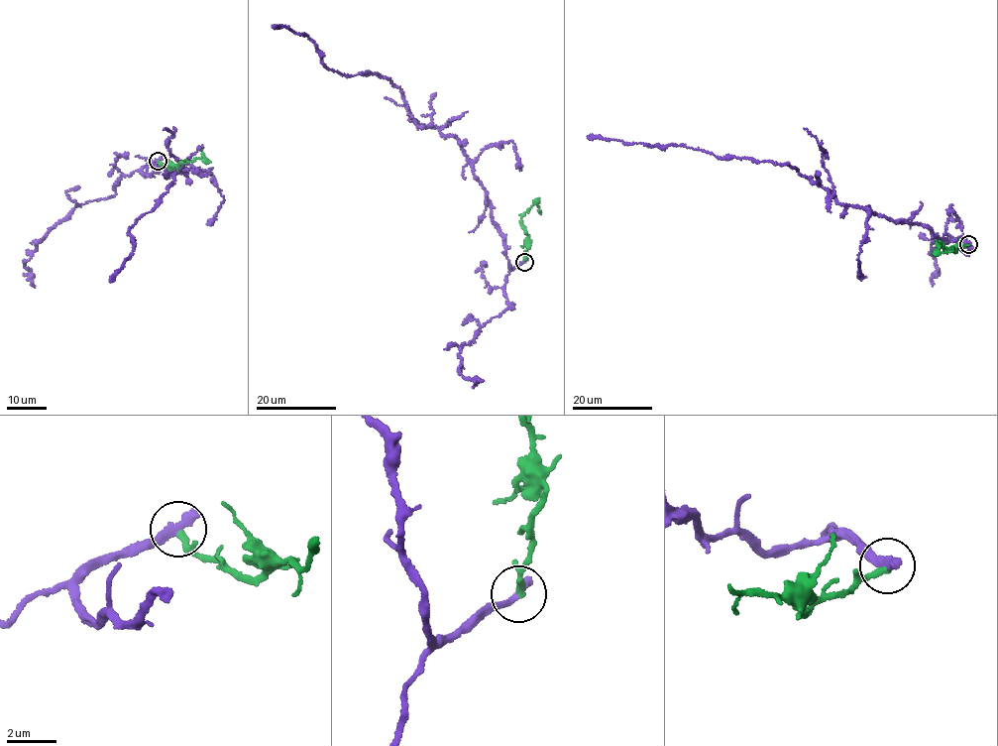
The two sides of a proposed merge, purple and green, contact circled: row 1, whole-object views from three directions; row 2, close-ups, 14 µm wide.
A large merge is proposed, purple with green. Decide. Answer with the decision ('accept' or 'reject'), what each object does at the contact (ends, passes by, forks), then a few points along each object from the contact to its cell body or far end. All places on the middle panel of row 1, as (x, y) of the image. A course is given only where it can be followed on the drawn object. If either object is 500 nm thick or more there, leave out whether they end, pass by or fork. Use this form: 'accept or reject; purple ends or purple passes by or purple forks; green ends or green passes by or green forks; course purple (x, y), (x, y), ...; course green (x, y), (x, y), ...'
reject; purple ends; green ends; course purple (524, 261), (509, 264), (486, 188), (460, 140), (416, 124), (390, 79), (334, 72), (310, 39), (273, 27); course green (524, 261), (528, 241), (521, 217), (536, 203), (539, 212)

